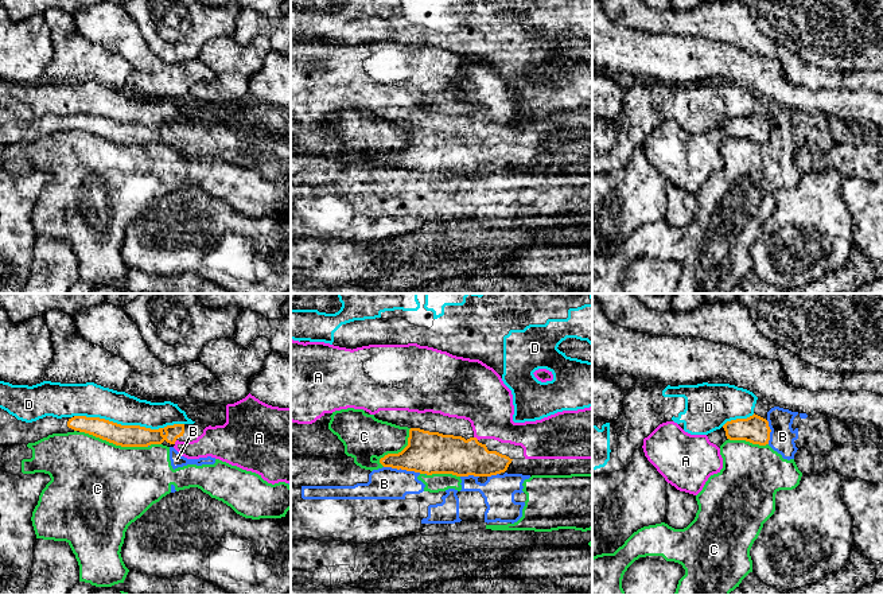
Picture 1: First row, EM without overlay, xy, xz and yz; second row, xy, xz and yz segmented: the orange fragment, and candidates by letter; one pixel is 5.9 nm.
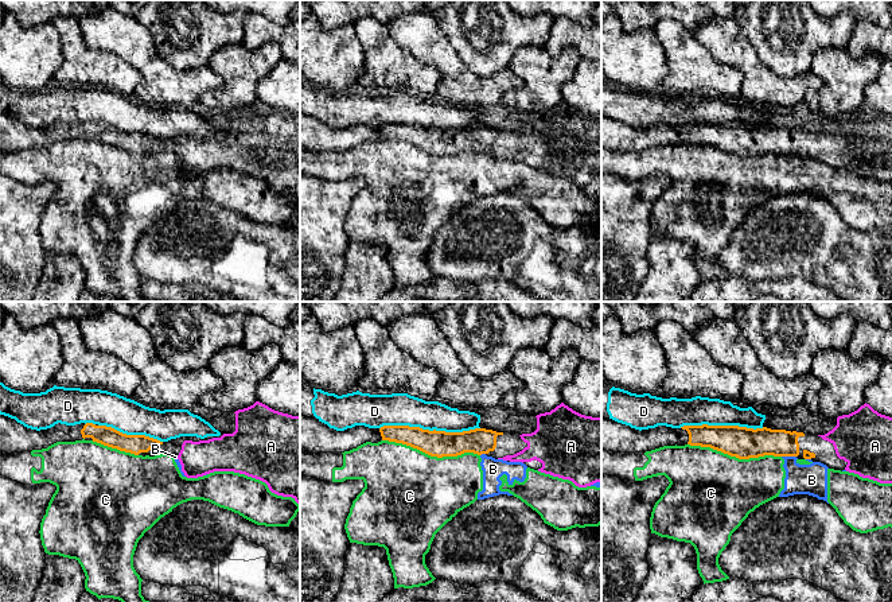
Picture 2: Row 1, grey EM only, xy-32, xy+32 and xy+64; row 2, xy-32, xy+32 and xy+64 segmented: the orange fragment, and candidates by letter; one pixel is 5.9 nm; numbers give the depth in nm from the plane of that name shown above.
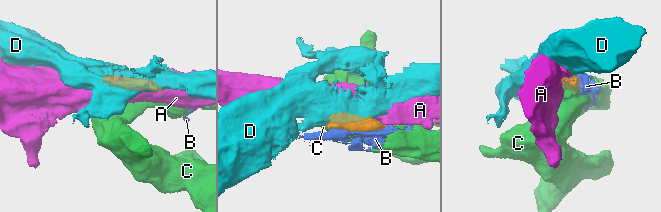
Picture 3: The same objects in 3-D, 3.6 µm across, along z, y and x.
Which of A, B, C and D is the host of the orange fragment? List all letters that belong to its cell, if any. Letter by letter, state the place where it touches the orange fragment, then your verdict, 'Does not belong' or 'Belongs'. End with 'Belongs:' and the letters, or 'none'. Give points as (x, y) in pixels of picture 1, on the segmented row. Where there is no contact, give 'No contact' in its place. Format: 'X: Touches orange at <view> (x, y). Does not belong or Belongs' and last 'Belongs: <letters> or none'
A: Touches orange at xz (475, 438). Does not belong
B: Touches orange at xz (403, 469). Does not belong
C: Touches orange at xy (113, 443). Does not belong
D: Touches orange at xy (129, 426). Belongs
Belongs: D

